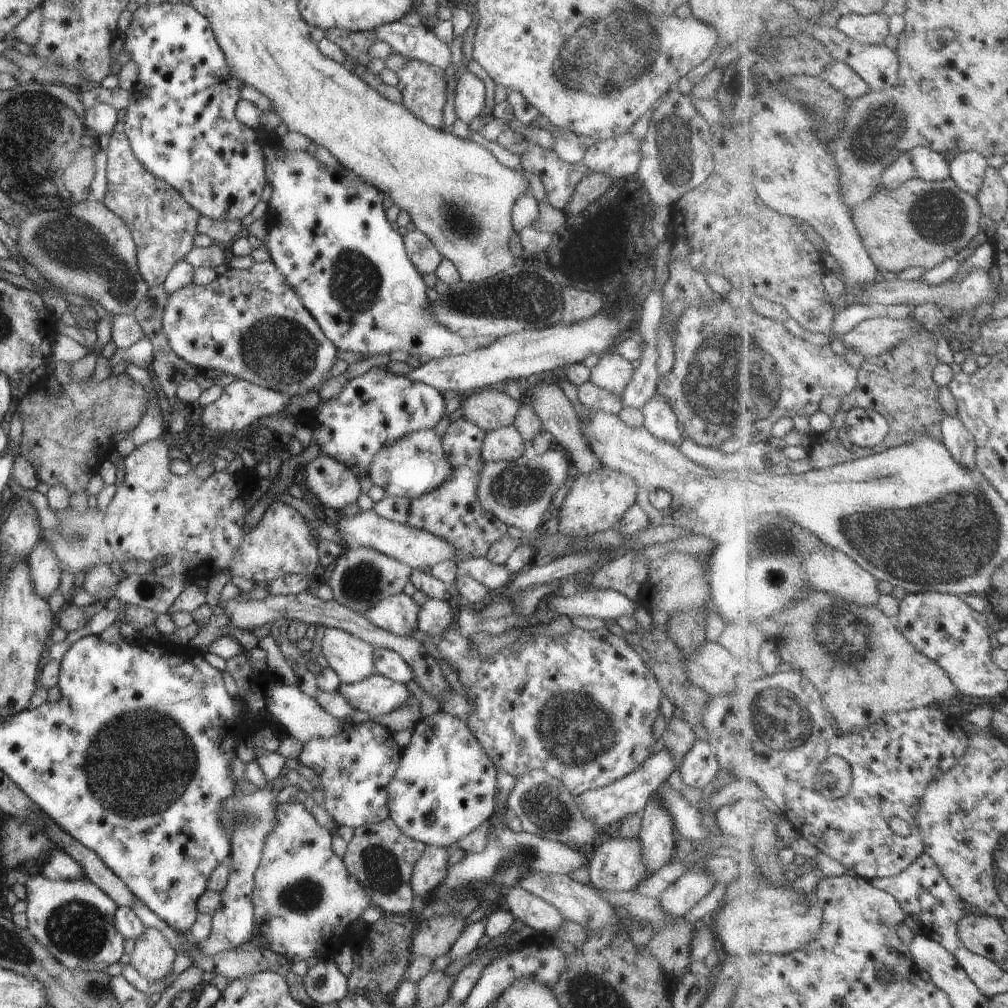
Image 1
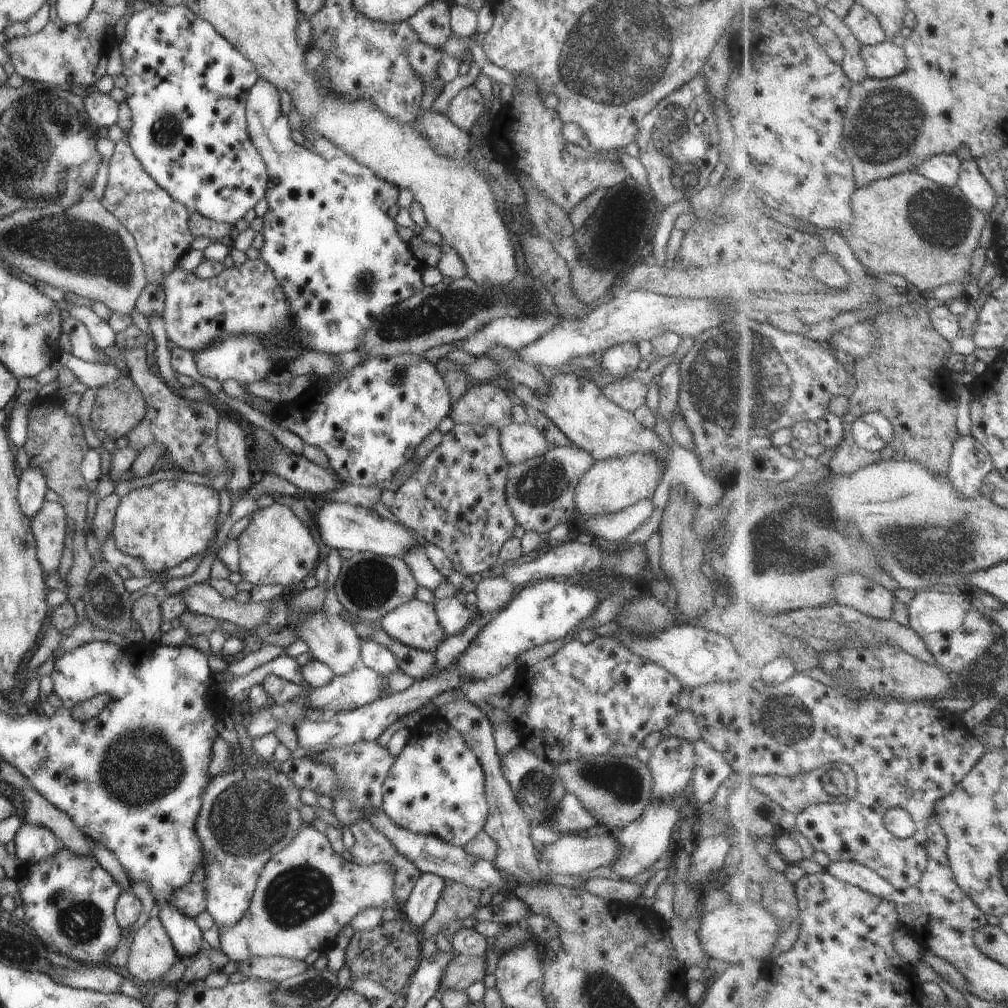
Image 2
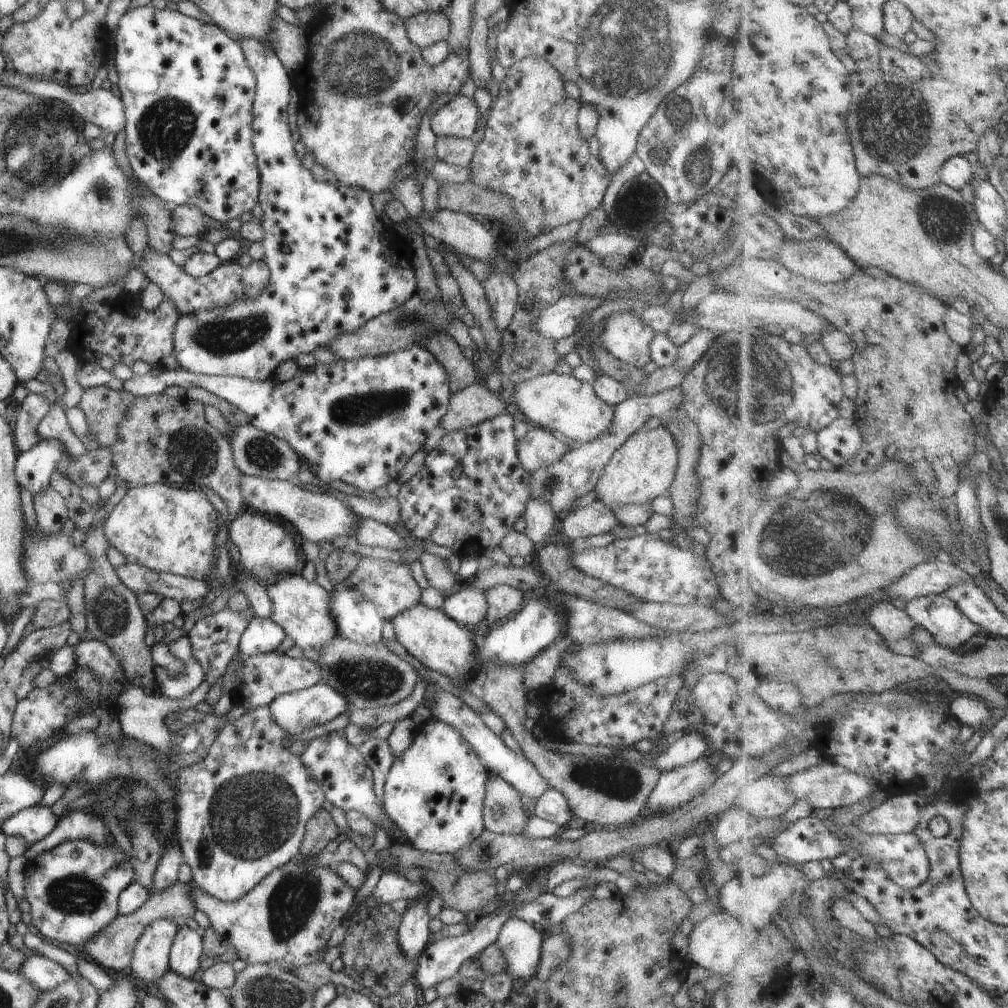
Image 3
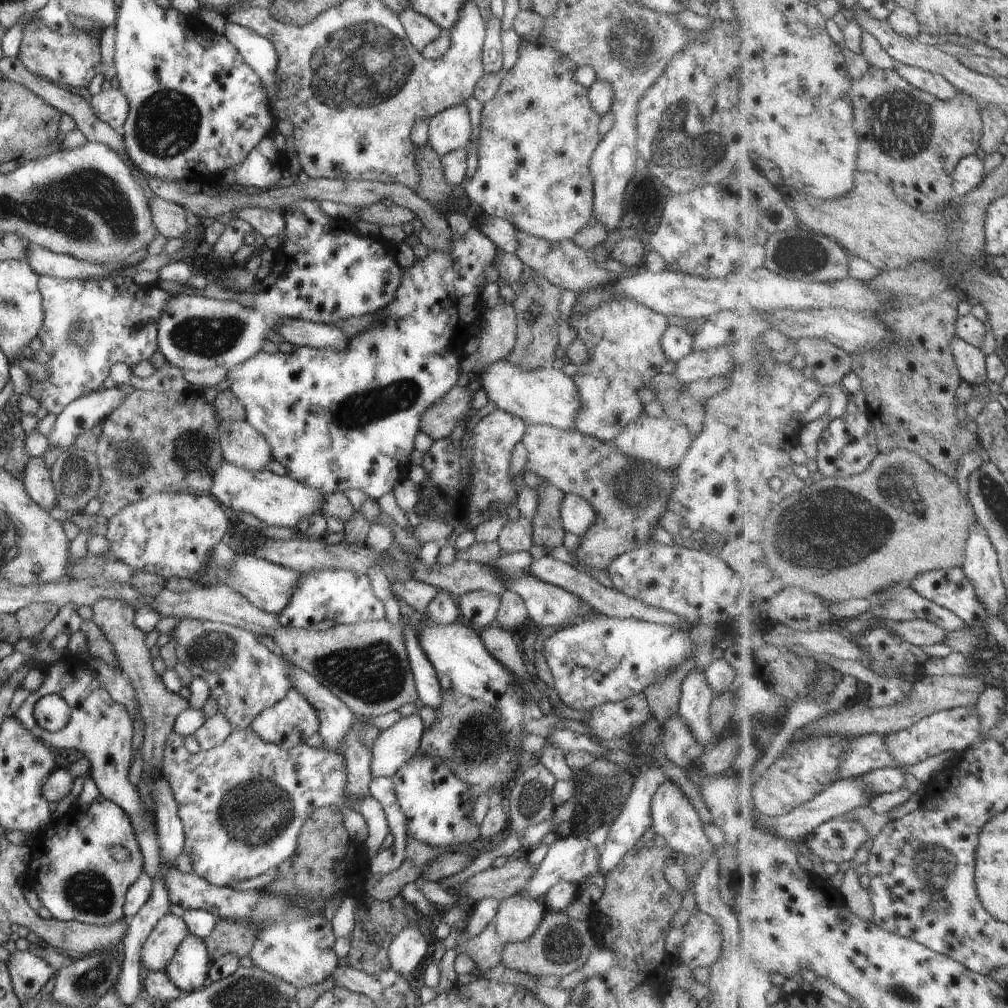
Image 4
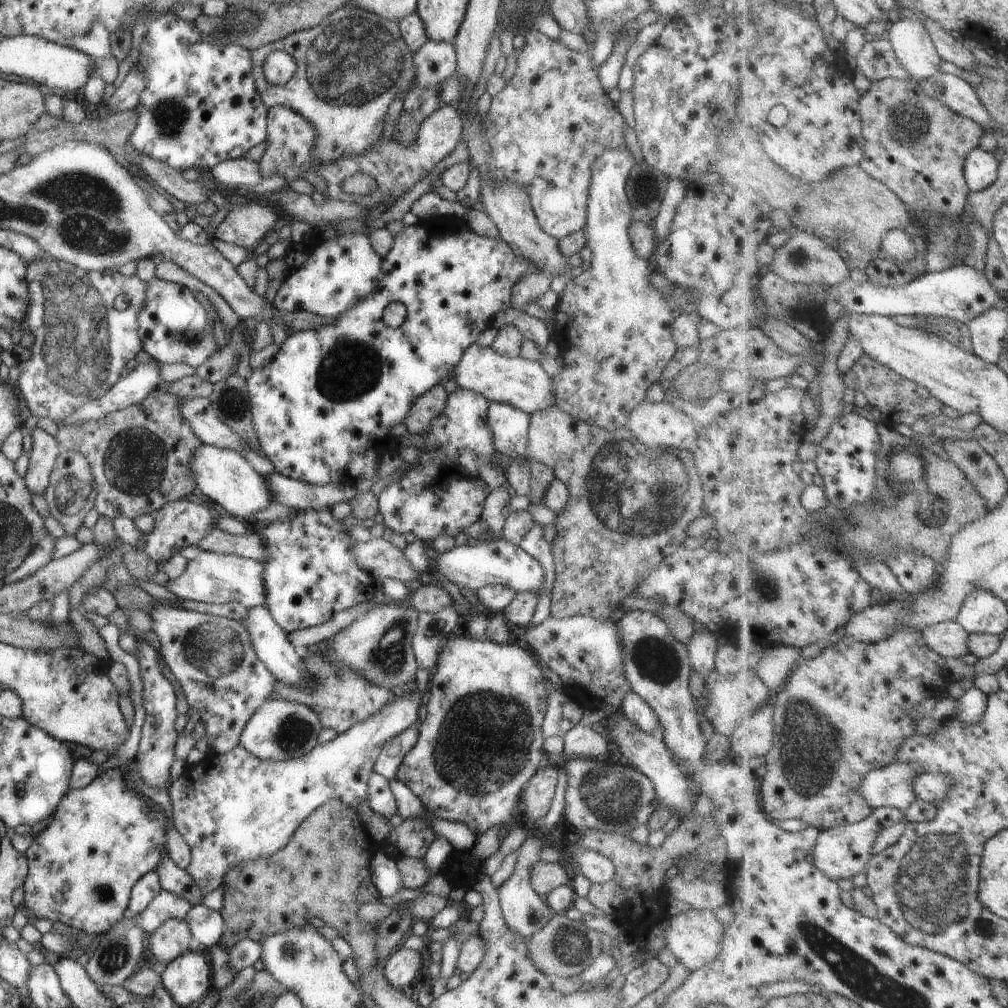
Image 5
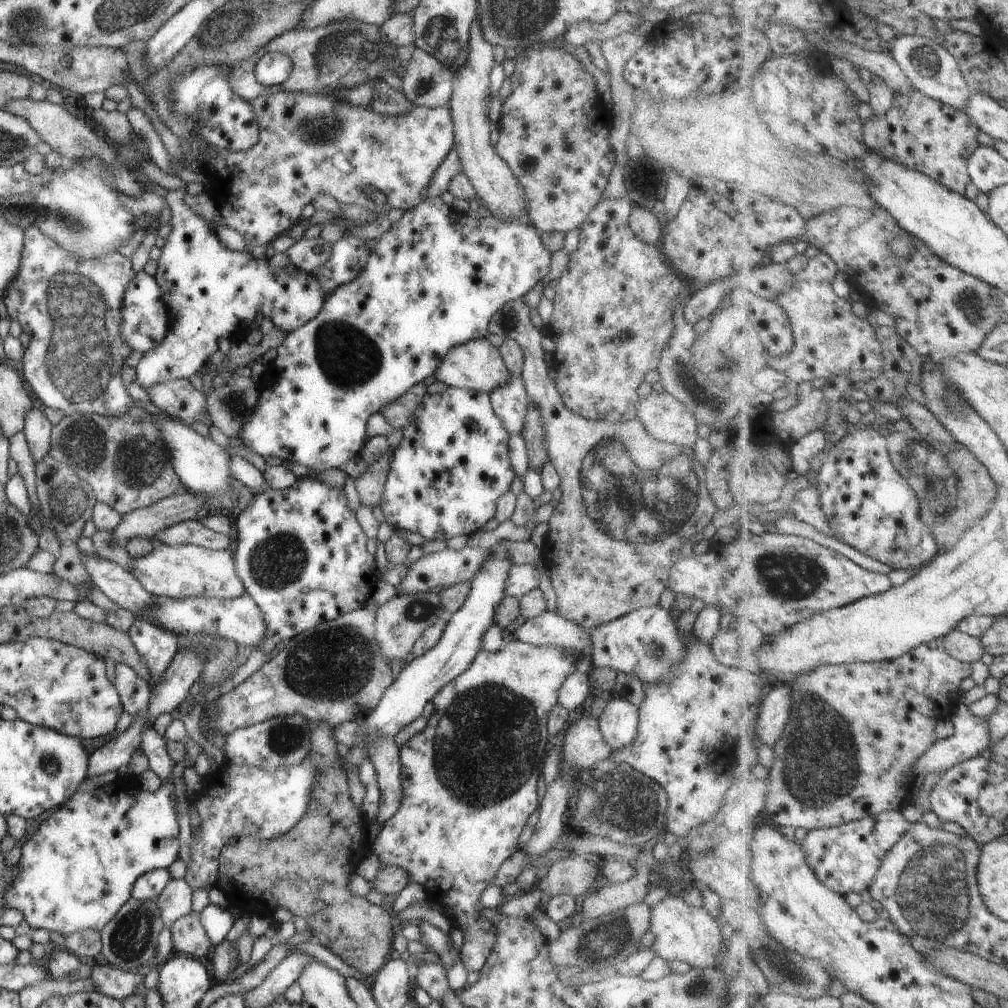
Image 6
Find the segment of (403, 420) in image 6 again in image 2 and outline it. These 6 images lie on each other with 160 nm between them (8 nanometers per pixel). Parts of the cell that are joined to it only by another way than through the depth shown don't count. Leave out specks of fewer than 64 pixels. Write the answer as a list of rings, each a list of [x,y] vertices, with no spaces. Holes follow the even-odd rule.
[[[491,382],[471,383],[450,408],[452,422],[466,425],[494,426],[498,429],[510,421],[511,406],[508,395]]]

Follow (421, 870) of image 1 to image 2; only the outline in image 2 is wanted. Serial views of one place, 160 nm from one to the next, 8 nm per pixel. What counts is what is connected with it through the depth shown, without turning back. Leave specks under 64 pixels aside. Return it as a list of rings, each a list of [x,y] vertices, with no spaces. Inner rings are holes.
[[[421,873],[404,902],[403,912],[411,928],[420,933],[426,920],[433,914],[439,894],[445,888],[441,877]]]

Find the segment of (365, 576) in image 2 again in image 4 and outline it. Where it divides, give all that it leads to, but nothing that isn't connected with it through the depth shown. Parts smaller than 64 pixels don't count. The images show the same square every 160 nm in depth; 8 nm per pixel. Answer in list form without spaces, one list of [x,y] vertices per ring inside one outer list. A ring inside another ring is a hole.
[[[413,577],[391,583],[388,586],[392,599],[401,598],[414,611],[424,611],[429,601],[438,593],[436,587],[418,581]]]

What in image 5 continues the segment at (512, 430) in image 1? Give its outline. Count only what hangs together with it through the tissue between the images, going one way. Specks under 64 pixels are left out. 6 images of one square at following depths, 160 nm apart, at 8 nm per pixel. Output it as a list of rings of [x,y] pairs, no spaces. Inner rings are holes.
[[[551,403],[542,409],[533,411],[528,422],[527,446],[525,456],[532,459],[539,459],[539,462],[548,466],[554,474],[567,487],[568,505],[563,510],[562,516],[555,517],[553,526],[556,530],[554,538],[550,541],[550,552],[554,564],[554,582],[550,597],[550,615],[553,618],[565,618],[571,615],[587,615],[594,619],[601,619],[613,622],[610,615],[615,609],[621,610],[619,602],[626,596],[635,593],[638,585],[667,555],[670,555],[676,548],[682,546],[687,538],[685,530],[688,524],[702,514],[702,486],[698,470],[695,468],[694,460],[690,451],[680,451],[671,448],[654,448],[651,445],[639,442],[625,427],[619,427],[612,431],[606,431],[587,424],[586,422],[570,417],[557,405]]]

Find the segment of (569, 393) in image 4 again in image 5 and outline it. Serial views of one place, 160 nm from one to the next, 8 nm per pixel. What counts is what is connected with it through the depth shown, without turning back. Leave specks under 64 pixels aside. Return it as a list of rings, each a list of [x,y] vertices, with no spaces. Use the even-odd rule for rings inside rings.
[[[471,343],[455,364],[451,374],[457,387],[472,390],[485,397],[489,402],[504,402],[513,405],[520,411],[530,415],[533,411],[554,404],[555,392],[551,390],[550,376],[536,361],[530,361],[517,355],[504,357],[491,347],[482,347]]]

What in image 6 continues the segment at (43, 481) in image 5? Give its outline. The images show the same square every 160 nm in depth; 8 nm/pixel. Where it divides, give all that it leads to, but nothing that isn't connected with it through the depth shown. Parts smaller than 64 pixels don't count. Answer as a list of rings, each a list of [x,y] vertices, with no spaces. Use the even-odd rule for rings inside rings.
[[[36,403],[25,414],[23,435],[33,458],[33,462],[41,462],[49,452],[49,440],[52,425],[43,416],[41,406]]]

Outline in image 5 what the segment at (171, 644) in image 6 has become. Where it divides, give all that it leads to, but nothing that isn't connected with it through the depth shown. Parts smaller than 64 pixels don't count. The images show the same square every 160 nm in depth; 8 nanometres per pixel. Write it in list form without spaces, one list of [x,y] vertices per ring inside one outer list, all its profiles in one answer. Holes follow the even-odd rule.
[[[142,637],[136,638],[136,647],[132,652],[139,668],[139,676],[142,680],[142,701],[144,708],[144,721],[141,727],[134,760],[139,764],[139,774],[149,786],[161,786],[168,789],[169,766],[174,760],[173,746],[177,732],[174,727],[175,695],[172,685],[161,673],[159,665],[160,656]]]

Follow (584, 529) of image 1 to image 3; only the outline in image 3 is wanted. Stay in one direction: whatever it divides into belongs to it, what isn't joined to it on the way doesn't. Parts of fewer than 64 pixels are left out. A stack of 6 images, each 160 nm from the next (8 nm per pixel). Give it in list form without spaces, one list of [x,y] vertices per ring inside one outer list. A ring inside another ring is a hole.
[[[659,425],[656,428],[647,429],[641,426],[613,451],[592,491],[595,492],[597,499],[605,506],[615,507],[615,505],[619,506],[621,504],[650,503],[655,496],[667,494],[676,471],[677,449],[673,435],[665,427]]]

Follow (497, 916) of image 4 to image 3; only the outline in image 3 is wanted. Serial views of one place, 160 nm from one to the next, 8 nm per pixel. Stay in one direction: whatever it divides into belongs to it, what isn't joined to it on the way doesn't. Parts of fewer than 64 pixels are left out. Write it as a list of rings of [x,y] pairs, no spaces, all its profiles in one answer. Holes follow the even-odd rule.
[[[509,917],[499,929],[494,943],[504,954],[504,970],[512,979],[521,978],[529,985],[531,975],[536,975],[543,936],[532,922]]]

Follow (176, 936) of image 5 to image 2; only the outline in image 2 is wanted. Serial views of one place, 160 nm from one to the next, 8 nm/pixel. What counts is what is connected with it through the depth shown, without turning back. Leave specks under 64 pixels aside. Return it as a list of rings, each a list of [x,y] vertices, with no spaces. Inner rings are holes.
[[[155,915],[132,934],[124,967],[133,978],[151,982],[166,973],[176,959],[171,939]]]

